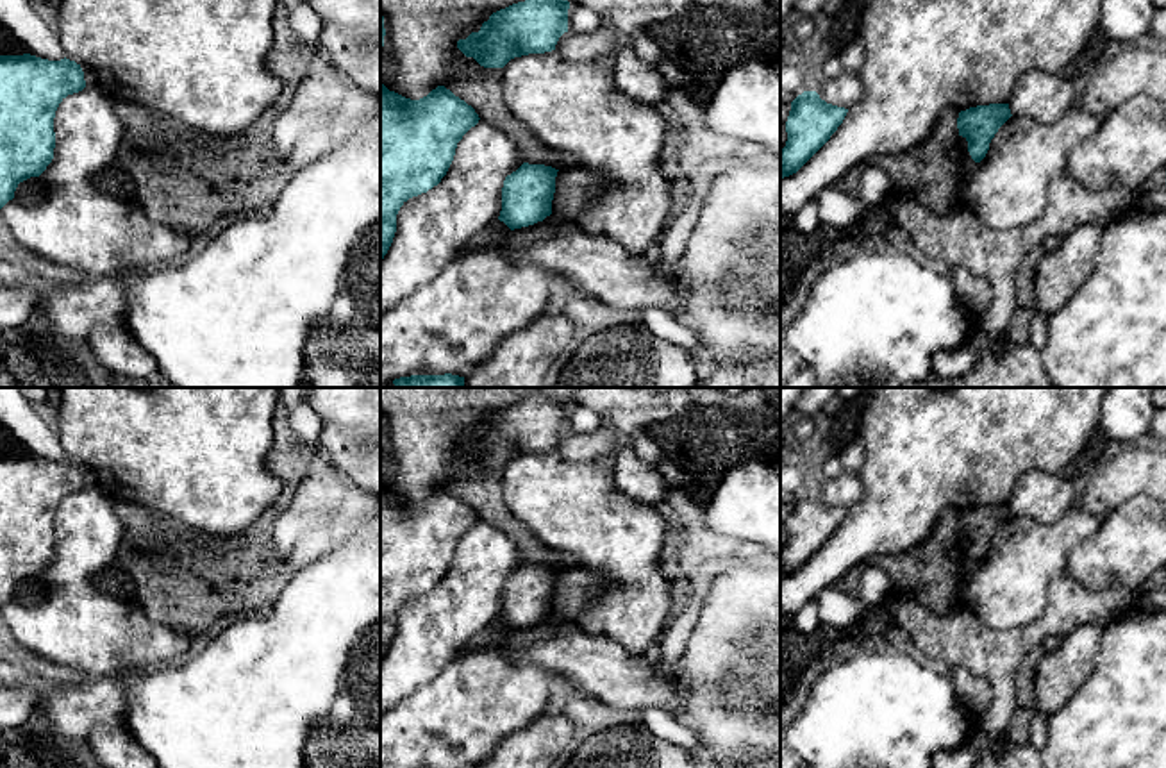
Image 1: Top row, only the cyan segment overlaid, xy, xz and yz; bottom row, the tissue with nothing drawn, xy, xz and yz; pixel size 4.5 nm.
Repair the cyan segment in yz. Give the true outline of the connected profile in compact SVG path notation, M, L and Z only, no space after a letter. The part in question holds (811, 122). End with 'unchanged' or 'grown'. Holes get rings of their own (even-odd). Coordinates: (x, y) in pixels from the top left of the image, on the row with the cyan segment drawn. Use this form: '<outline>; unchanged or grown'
M816 91L791 102L787 141L780 150L780 179L796 173L837 130L848 109L827 104Z; unchanged

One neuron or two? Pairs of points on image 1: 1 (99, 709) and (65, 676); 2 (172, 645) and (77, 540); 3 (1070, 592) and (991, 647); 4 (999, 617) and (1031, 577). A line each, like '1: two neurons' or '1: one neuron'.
1: two neurons
2: one neuron
3: one neuron
4: one neuron

